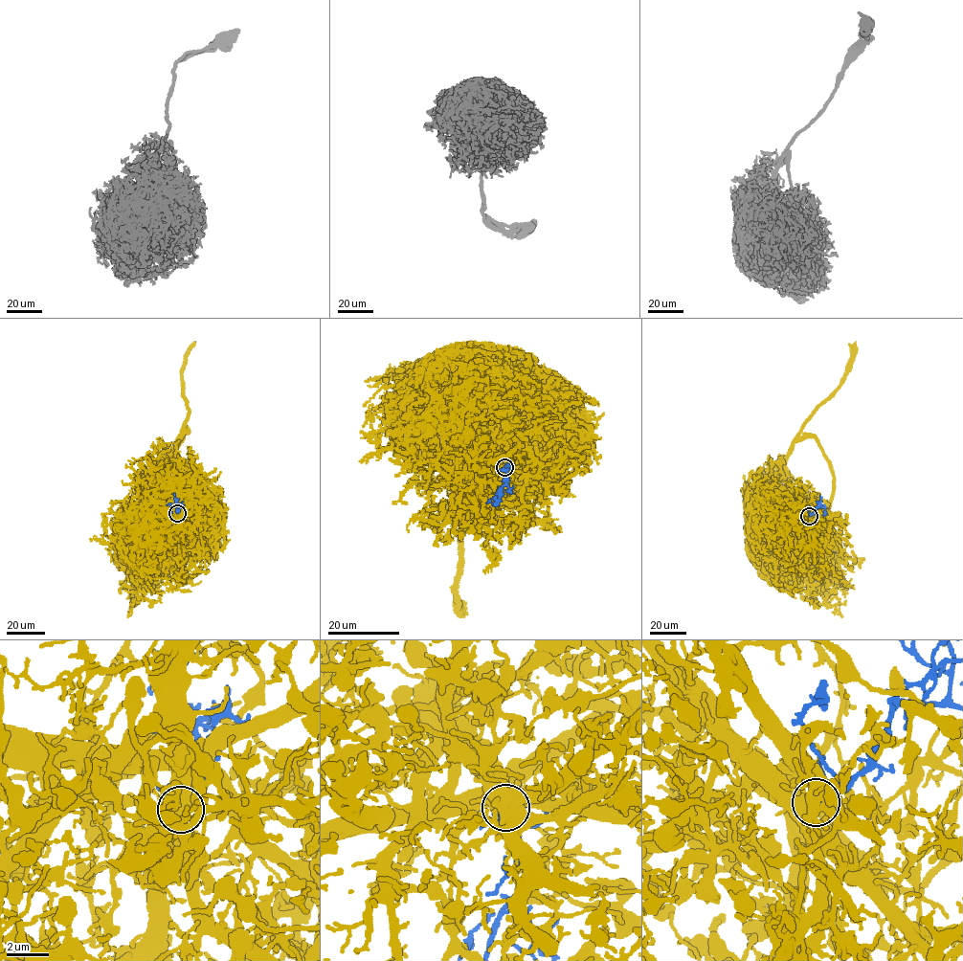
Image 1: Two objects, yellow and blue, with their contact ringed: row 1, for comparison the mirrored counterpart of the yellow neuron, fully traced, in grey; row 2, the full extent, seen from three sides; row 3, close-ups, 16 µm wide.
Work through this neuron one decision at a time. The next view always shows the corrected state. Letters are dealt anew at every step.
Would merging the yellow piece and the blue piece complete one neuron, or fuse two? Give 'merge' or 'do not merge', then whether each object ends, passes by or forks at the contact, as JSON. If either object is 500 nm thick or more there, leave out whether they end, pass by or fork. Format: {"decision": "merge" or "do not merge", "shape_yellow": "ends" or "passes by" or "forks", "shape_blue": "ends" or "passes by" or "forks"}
{"decision": "merge", "shape_yellow": "forks", "shape_blue": "passes by"}

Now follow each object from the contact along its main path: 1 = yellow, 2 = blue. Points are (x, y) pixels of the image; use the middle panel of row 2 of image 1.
1: (503, 468), (491, 447), (469, 440), (453, 445), (471, 500), (453, 592), (456, 605), (463, 608), (467, 614)
2: (504, 467), (507, 480), (500, 502), (494, 505), (490, 500), (486, 503)

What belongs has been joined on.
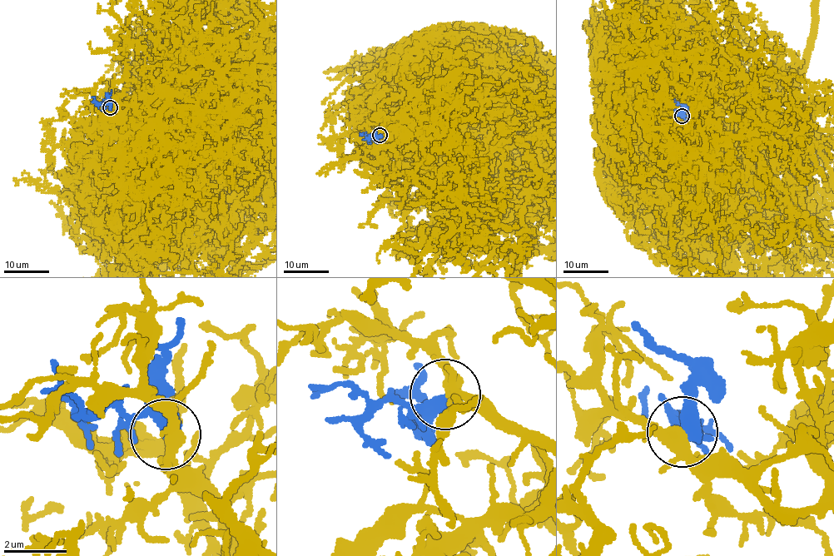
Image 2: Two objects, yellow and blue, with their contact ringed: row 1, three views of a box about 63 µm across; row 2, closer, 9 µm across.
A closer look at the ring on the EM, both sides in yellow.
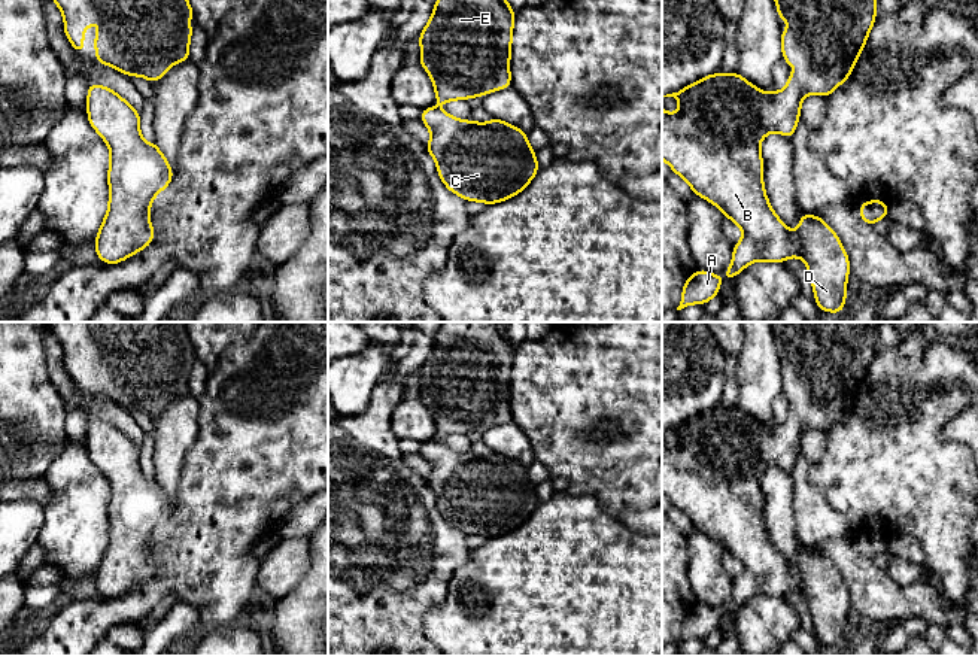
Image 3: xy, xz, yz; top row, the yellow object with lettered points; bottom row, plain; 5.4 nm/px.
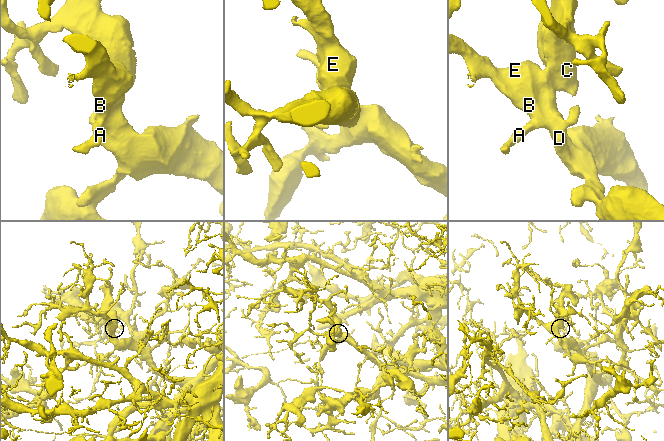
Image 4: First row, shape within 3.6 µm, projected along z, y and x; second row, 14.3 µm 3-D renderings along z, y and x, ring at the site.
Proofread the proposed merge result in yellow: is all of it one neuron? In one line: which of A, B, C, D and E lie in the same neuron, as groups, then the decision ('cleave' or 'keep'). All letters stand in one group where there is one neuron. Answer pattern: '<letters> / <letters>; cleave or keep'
A B C D E; keep

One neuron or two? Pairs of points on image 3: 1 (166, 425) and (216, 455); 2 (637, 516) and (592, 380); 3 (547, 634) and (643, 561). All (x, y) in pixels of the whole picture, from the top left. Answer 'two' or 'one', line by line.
1: two
2: two
3: one

